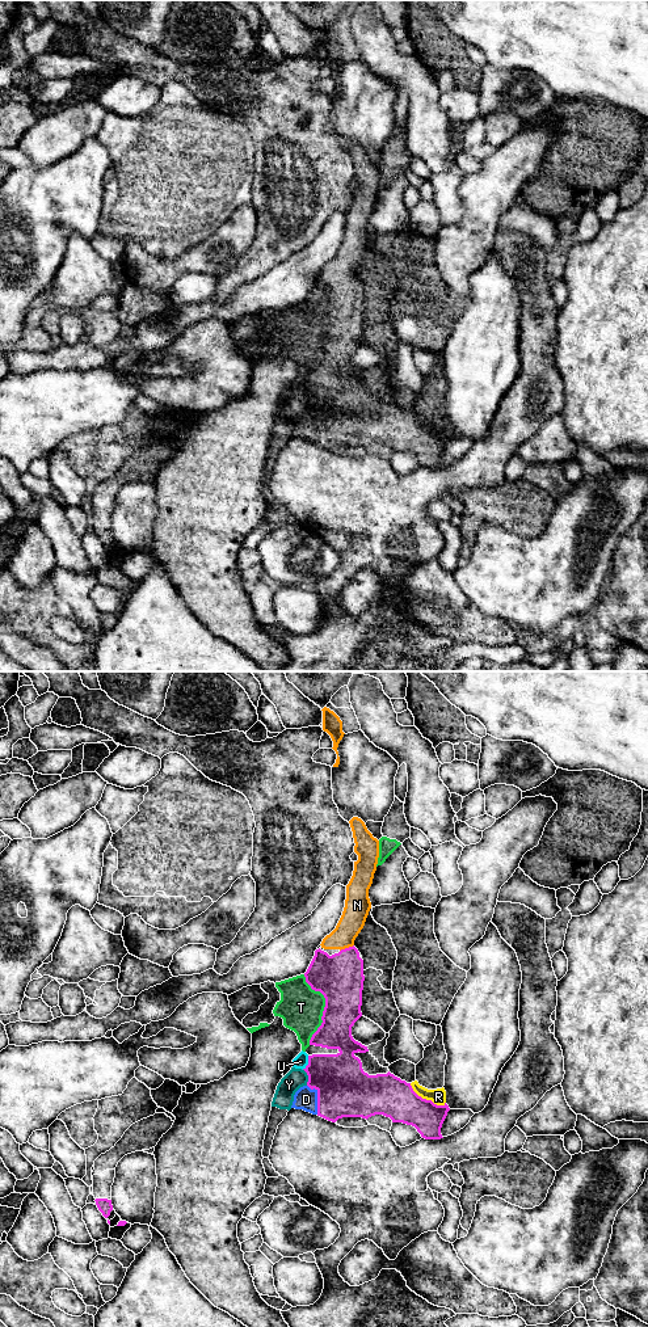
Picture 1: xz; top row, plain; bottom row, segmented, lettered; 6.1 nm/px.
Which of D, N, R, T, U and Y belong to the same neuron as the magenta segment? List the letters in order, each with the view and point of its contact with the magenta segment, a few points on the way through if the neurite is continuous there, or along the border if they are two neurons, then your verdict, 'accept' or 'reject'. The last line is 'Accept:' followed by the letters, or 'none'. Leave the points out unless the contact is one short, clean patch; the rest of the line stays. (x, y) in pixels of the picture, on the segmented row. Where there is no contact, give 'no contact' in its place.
D: contact xz (318, 1098); accept
N: contact xz (346, 948); way xz (340, 977), (346, 967), (346, 948), (346, 930), (356, 910); accept
R: contact xz (425, 1099); reject
T: contact xz (324, 1007); reject
U: contact xz (308, 1062); border xz (308, 1056), (308, 1062), (302, 1069); reject
Y: contact xz (308, 1077); border xz (303, 1069), (307, 1075), (307, 1085); reject
Accept: D, N

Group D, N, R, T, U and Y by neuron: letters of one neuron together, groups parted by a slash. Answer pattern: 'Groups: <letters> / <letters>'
Groups: D N / R / T U Y

